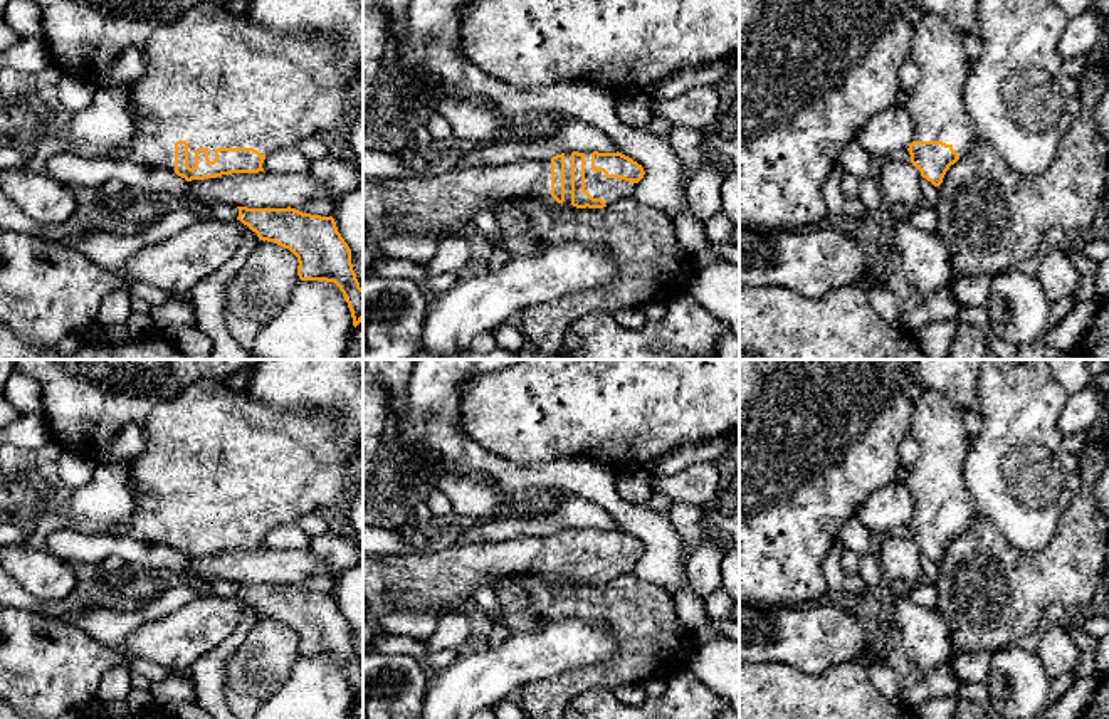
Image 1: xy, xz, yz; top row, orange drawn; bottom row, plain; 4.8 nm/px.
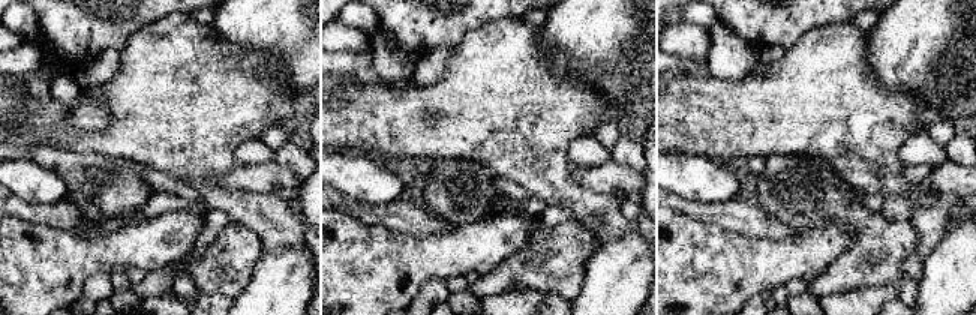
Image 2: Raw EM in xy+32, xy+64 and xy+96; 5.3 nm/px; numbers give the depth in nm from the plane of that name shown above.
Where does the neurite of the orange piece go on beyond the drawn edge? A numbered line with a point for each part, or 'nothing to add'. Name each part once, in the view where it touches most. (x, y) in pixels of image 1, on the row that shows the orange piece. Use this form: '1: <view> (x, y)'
1: xy (214, 79)

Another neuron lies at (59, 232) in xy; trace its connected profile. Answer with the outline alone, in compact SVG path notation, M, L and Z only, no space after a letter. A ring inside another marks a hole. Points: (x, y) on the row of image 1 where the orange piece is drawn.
M0 193L0 227L20 232L32 234L39 239L47 239L49 242L64 242L66 239L76 237L82 232L87 232L91 227L84 222L71 218L64 223L55 225L40 225L30 217L27 217L12 200Z

